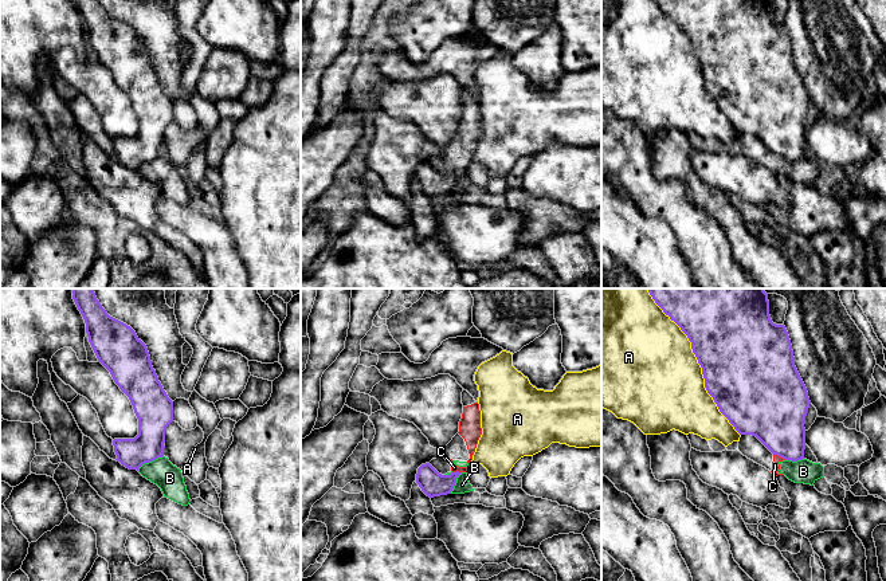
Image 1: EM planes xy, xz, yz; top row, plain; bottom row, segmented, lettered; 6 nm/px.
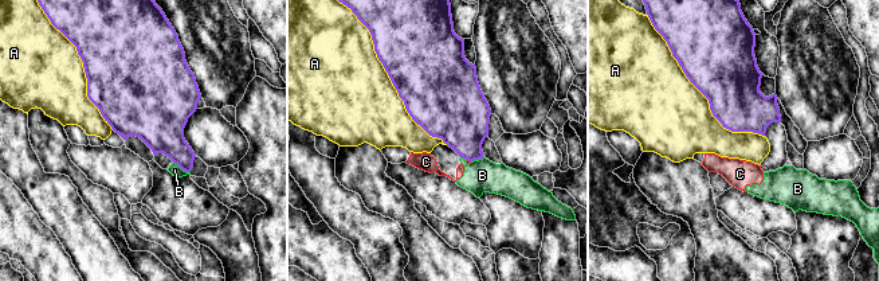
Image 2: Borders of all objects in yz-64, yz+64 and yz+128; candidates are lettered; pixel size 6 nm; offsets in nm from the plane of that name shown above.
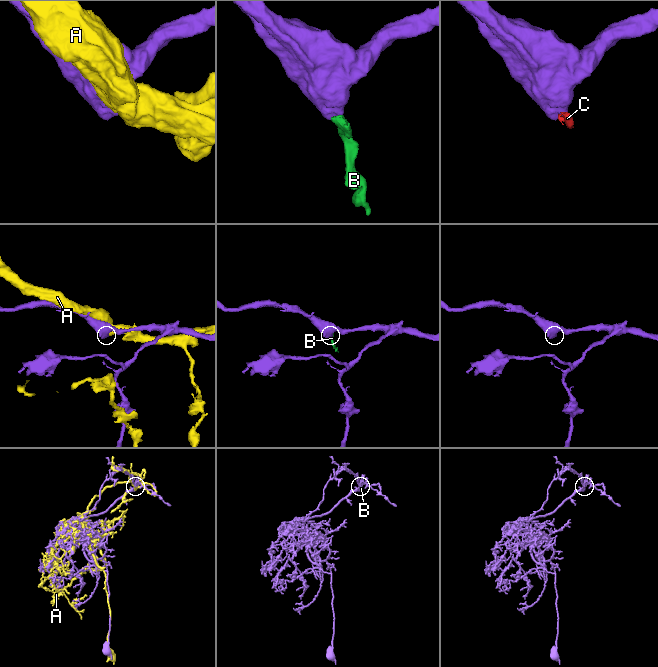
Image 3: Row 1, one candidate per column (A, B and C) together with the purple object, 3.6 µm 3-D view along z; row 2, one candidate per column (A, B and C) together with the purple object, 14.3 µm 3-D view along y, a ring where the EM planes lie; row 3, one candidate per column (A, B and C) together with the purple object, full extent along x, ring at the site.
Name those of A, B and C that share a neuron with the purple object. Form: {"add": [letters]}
{"add": []}

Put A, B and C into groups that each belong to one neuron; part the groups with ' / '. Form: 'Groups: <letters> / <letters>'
Groups: A / B C

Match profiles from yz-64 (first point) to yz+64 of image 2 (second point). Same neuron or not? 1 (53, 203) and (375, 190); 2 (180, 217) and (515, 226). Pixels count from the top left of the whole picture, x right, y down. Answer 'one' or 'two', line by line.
1: two
2: one

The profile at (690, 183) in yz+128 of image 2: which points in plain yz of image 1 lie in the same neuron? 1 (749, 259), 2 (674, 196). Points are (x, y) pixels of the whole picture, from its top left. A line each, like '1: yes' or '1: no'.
1: yes
2: no

